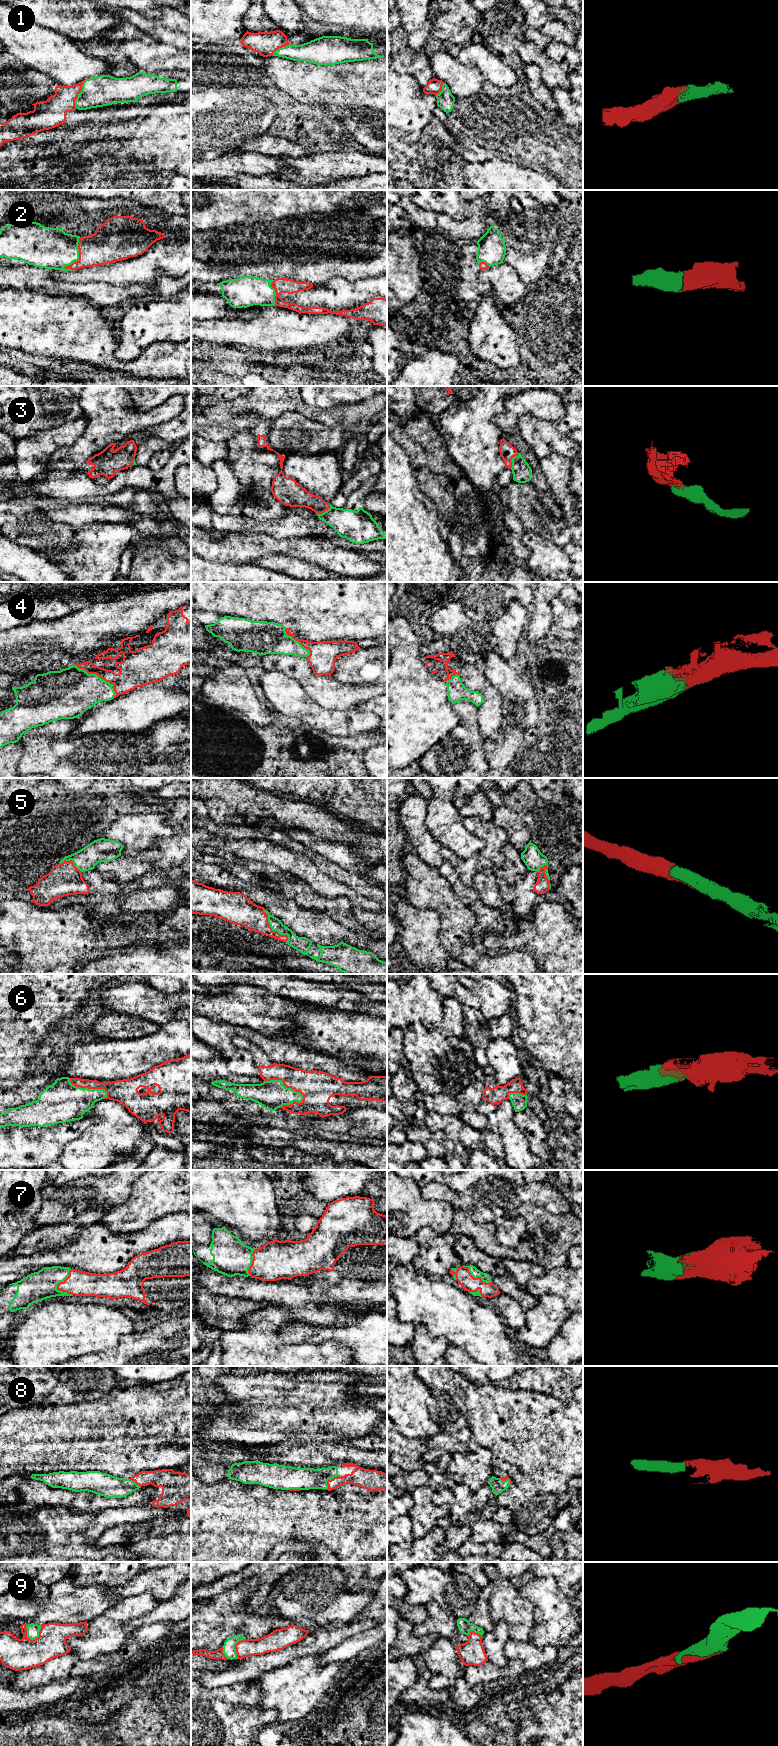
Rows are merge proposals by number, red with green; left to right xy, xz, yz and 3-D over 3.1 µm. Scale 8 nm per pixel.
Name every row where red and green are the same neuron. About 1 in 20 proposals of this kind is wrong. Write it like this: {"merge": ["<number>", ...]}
{"merge": ["1", "2", "3", "4", "5", "6", "7", "8", "9"]}

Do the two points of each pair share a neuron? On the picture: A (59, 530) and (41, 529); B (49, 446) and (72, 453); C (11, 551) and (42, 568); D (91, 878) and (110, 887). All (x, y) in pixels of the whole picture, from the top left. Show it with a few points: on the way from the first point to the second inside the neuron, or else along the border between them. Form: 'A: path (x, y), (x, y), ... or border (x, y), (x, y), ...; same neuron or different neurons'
A: path (55, 530), (45, 530); same neuron
B: border (78, 436), (52, 454), (47, 469); different neurons
C: path (19, 559), (34, 568); same neuron
D: path (96, 881), (100, 885), (105, 885); same neuron

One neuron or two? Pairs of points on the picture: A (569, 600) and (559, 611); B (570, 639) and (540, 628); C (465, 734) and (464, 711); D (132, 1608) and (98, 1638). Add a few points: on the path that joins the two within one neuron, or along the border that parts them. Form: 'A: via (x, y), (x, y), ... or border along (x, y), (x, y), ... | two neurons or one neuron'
A: border along (561, 599), (572, 607) | two neurons
B: border along (549, 629), (542, 639) | two neurons
C: via (466, 728), (466, 717) | one neuron
D: via (124, 1612), (106, 1630) | one neuron

